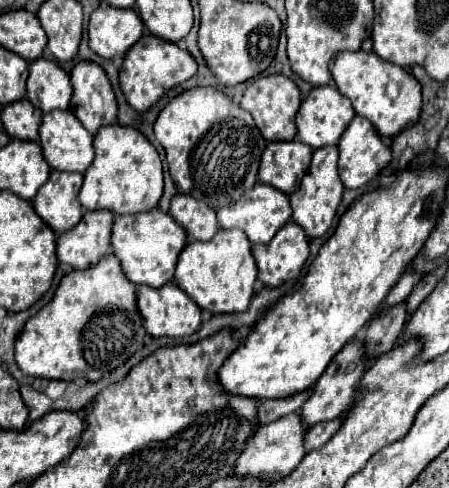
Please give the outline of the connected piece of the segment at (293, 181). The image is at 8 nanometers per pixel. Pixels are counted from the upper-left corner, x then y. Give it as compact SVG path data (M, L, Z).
M299 141L269 143L261 155L259 179L283 193L293 193L311 163L313 149Z

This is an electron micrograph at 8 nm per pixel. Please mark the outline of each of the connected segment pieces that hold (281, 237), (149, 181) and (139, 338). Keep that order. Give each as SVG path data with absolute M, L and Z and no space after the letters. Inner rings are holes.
M289 221L275 233L269 245L253 245L253 257L259 267L259 279L267 287L279 287L301 273L309 257L309 237L295 221Z
M123 125L101 127L99 135L95 135L93 147L95 159L85 171L83 187L79 191L79 203L83 209L107 209L115 215L127 215L157 207L163 195L163 165L157 149L143 133Z
M109 253L95 267L83 271L71 271L65 275L55 291L55 297L27 321L23 333L15 343L15 359L23 373L31 377L45 379L63 379L73 381L77 377L85 377L89 381L97 381L123 365L135 351L143 347L143 321L137 311L135 301L135 285L123 275L119 259Z

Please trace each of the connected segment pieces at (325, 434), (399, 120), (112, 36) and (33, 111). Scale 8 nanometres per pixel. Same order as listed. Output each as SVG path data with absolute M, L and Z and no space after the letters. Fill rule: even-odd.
M335 419L331 423L319 423L319 425L311 427L311 429L307 429L305 441L303 441L305 443L305 451L309 453L313 449L323 447L331 439L331 435L339 429L339 425L341 425L341 419Z
M341 51L331 61L331 73L337 89L351 99L355 113L371 119L381 137L395 137L419 121L421 85L405 67L395 67L395 63L383 61L373 51Z
M101 5L89 19L89 47L103 59L125 57L125 53L141 39L143 29L143 21L135 9Z
M29 99L15 101L3 107L3 125L7 133L21 141L37 141L43 113Z

